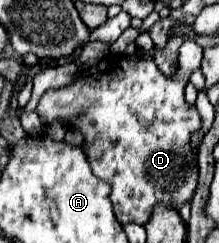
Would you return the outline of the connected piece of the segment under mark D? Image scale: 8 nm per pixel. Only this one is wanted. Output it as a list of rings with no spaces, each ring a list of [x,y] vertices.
[[[184,40],[178,50],[179,70],[175,72],[175,76],[163,76],[153,58],[145,52],[135,54],[109,52],[97,66],[85,70],[85,76],[75,78],[73,84],[47,90],[37,104],[37,114],[41,120],[45,120],[43,124],[51,124],[59,118],[63,120],[81,118],[81,122],[69,124],[83,132],[85,140],[81,148],[91,164],[93,174],[111,186],[113,212],[121,224],[135,222],[143,226],[147,224],[155,204],[179,210],[195,194],[199,176],[195,164],[197,148],[191,146],[191,136],[201,132],[201,116],[197,108],[189,108],[183,90],[189,82],[189,74],[200,67],[201,56],[203,56],[201,46],[197,46],[193,40]]]

